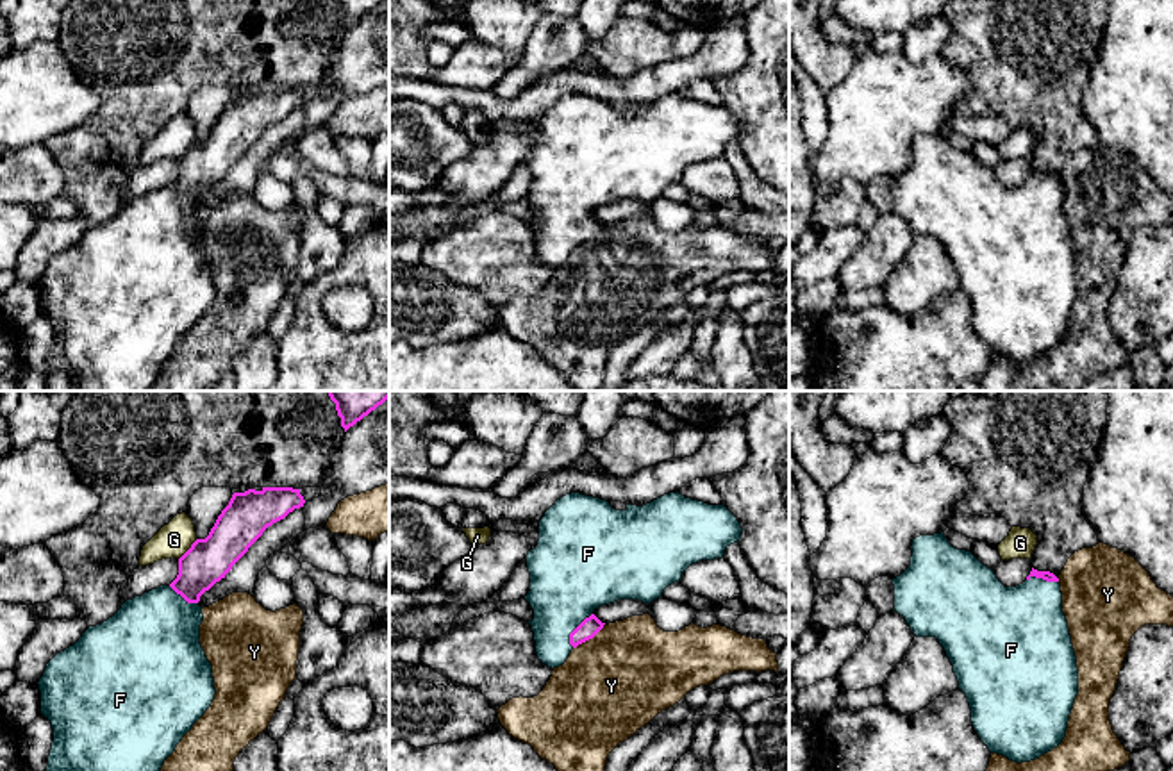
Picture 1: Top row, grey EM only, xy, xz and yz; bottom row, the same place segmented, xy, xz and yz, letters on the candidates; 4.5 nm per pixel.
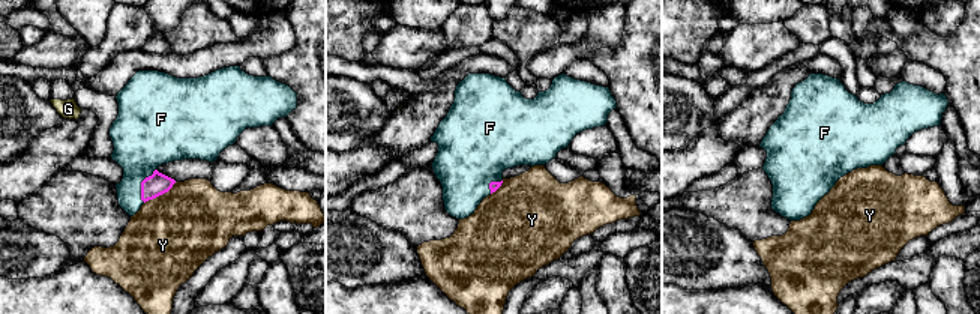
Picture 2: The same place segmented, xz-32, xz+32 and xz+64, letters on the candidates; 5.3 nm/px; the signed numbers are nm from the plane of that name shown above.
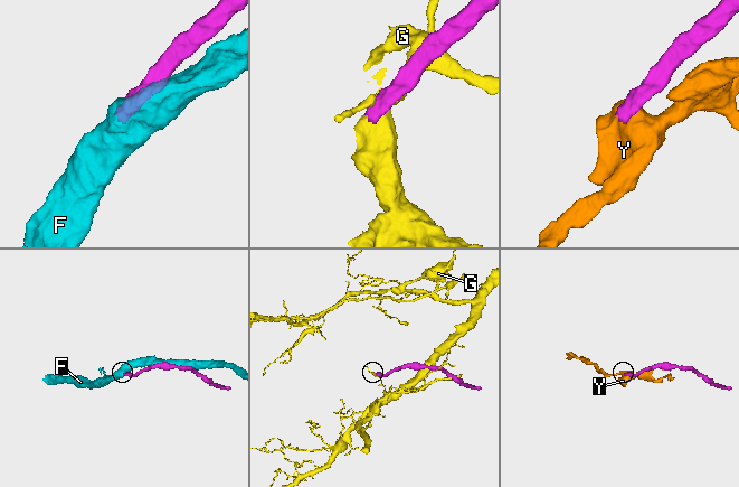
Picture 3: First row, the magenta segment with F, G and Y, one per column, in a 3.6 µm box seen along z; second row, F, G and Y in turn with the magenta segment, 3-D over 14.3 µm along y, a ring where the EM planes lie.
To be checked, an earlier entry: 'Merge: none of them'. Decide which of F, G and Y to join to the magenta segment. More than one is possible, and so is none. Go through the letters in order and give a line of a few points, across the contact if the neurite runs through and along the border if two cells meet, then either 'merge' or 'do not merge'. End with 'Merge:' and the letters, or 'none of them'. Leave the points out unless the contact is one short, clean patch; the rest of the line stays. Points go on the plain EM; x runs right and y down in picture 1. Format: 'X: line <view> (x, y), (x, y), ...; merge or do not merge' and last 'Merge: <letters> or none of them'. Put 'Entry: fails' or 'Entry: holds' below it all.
F: merge
G: line xy (197, 140), (179, 159); do not merge
Y: line xz (604, 223), (591, 238), (574, 248); do not merge
Merge: F
Entry: fails

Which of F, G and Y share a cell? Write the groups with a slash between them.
F / G / Y

